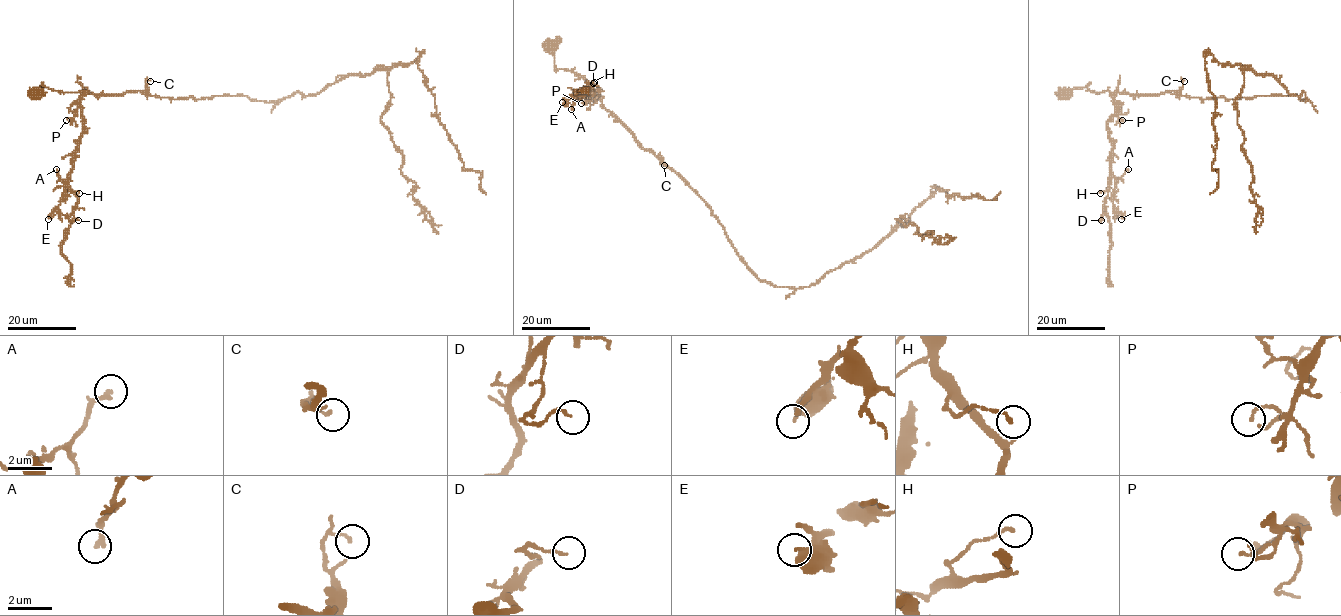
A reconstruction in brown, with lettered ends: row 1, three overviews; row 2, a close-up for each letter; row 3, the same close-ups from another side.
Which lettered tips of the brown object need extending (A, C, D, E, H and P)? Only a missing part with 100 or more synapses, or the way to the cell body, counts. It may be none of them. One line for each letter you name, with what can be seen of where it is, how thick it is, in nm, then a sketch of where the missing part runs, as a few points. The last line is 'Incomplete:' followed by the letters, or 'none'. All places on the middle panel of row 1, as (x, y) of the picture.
Incomplete: none

